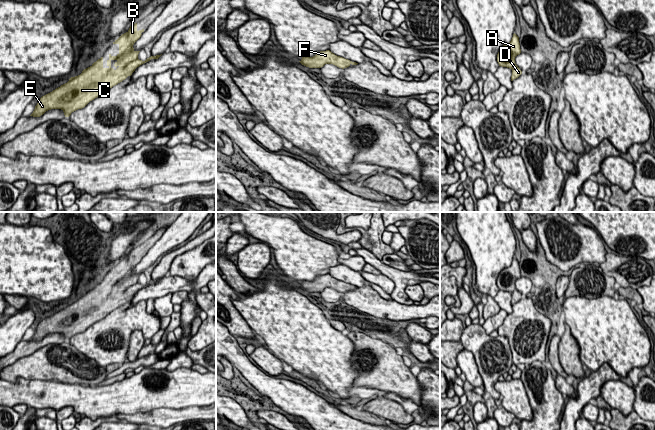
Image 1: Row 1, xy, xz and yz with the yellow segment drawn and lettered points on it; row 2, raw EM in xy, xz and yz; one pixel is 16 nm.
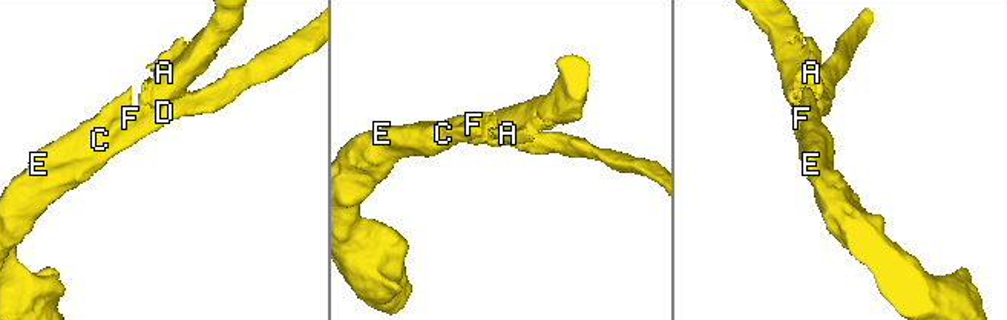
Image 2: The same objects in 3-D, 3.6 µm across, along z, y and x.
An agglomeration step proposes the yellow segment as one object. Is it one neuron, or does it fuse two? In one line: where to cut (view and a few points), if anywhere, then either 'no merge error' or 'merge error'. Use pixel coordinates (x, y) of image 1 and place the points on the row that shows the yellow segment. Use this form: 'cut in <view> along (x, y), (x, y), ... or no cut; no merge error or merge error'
no cut; no merge error

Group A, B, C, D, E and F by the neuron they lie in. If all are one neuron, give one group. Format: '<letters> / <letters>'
A B C D E F

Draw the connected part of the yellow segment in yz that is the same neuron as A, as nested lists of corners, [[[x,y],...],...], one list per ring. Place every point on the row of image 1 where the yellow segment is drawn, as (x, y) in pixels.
[[[514,33],[511,41],[504,44],[497,54],[497,62],[499,66],[507,67],[512,70],[511,81],[522,74],[522,71],[515,63],[515,57],[520,53],[519,37]]]

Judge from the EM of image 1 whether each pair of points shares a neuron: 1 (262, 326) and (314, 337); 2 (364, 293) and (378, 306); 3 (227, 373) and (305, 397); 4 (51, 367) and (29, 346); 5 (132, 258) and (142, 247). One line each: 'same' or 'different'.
1: same
2: same
3: different
4: different
5: same

